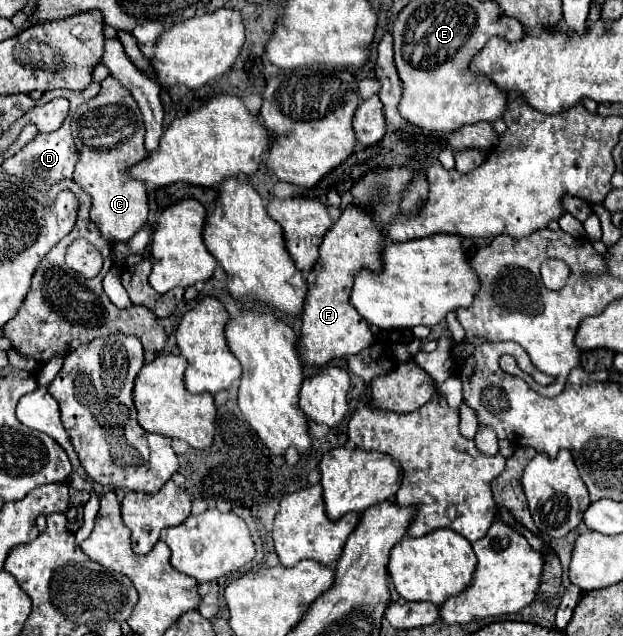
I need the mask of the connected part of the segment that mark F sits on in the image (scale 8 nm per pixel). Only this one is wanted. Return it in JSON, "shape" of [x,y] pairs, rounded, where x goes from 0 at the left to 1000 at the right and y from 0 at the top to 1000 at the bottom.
{"shape":[[[557,324],[547,343],[522,368],[512,387],[512,406],[493,434],[493,462],[483,494],[486,513],[483,531],[477,535],[486,575],[518,575],[528,566],[576,557],[602,538],[592,509],[560,478],[560,459],[567,437],[579,421],[612,421],[612,406],[605,406],[605,399],[615,393],[615,377],[612,362],[599,352],[592,336],[573,330],[573,324]]]}

